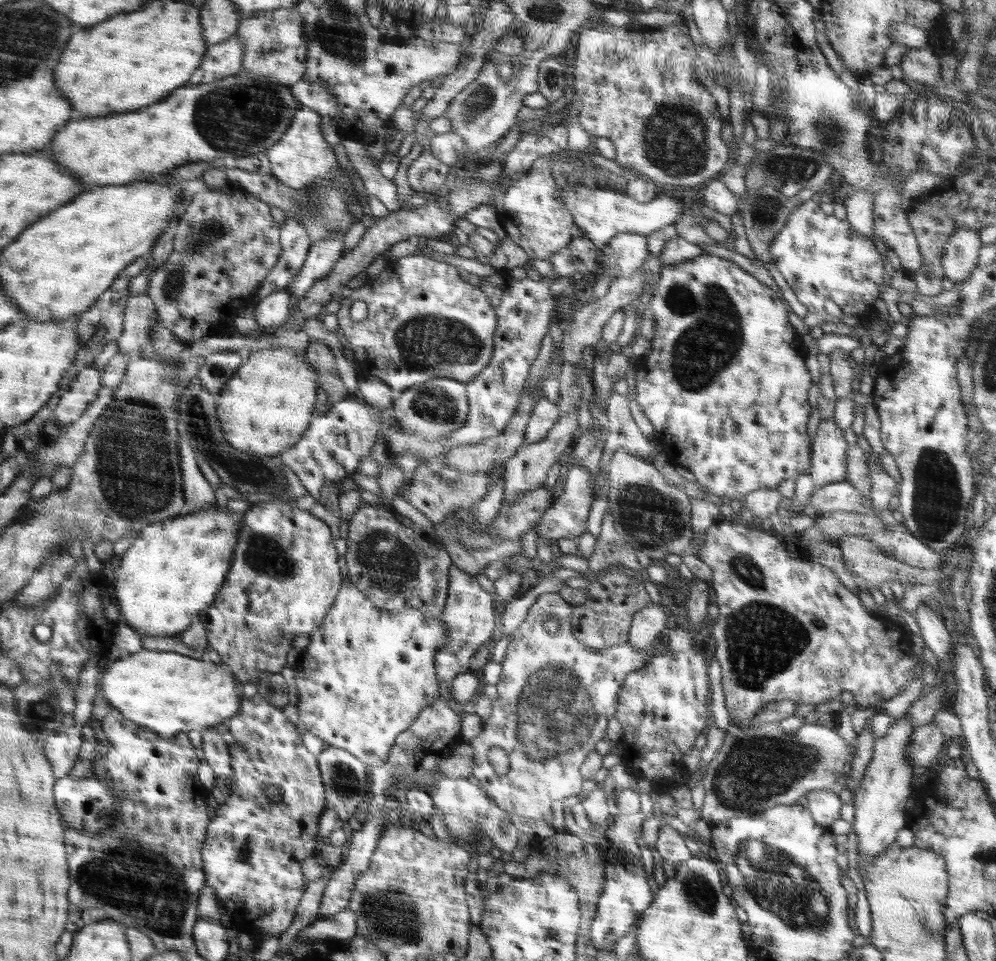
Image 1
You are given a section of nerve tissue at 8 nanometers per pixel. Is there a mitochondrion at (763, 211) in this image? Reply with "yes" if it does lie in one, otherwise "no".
yes

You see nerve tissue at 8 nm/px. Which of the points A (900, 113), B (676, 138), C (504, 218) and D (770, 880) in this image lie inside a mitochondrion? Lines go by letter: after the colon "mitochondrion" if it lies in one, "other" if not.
A: other
B: mitochondrion
C: other
D: mitochondrion

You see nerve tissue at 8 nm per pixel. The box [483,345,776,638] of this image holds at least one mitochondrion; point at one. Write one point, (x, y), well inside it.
(652, 518)

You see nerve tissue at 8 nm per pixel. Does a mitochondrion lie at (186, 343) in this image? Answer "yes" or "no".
no

